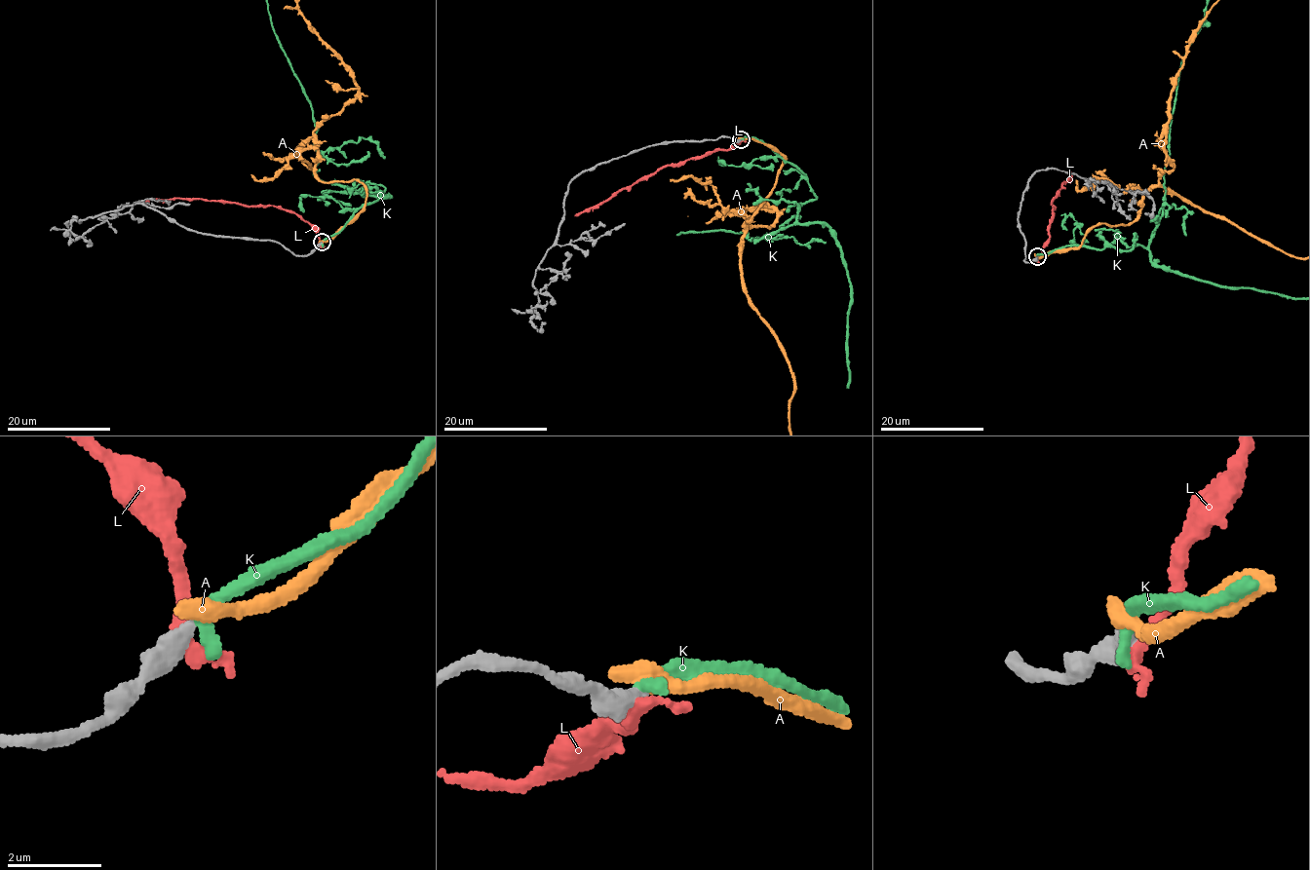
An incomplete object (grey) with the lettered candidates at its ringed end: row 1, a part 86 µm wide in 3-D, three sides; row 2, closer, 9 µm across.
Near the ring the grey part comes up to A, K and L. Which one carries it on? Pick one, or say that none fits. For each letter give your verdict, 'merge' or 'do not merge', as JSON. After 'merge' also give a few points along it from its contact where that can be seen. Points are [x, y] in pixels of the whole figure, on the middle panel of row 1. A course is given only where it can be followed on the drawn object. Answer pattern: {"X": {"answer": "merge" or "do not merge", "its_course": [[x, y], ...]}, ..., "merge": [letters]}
{"A": {"answer": "do not merge"}, "K": {"answer": "do not merge"}, "L": {"answer": "do not merge"}, "merge": []}

